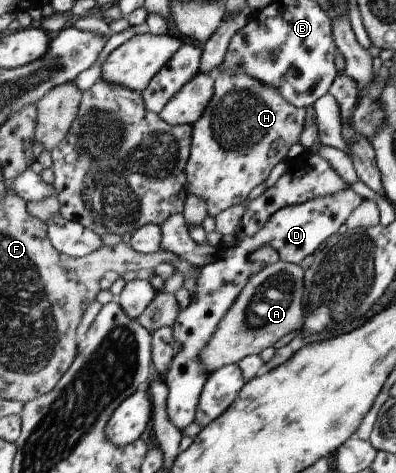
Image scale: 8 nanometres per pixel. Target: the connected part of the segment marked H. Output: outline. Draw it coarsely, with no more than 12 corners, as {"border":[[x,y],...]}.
{"border":[[216,73],[193,124],[189,194],[244,205],[306,130],[306,108]]}

